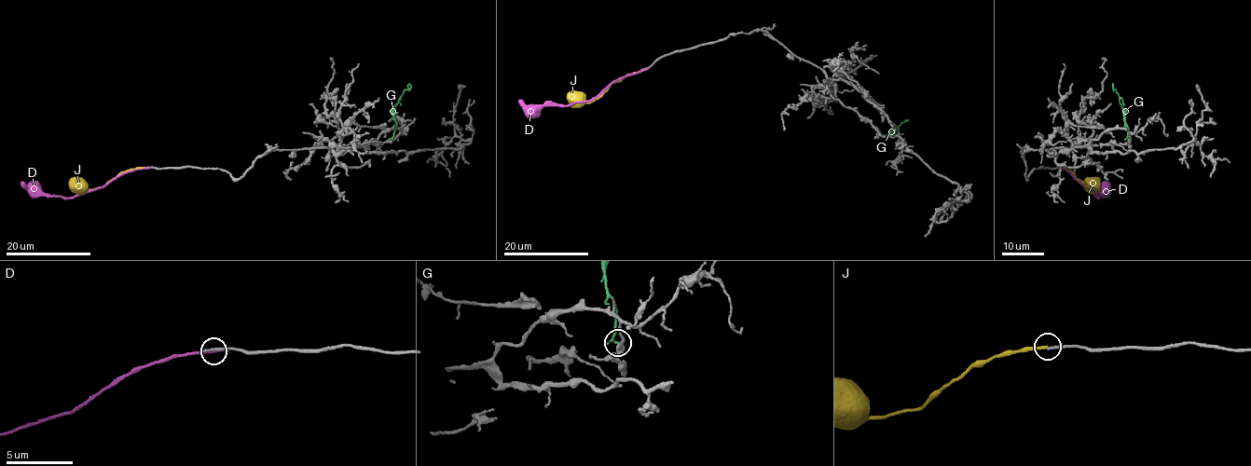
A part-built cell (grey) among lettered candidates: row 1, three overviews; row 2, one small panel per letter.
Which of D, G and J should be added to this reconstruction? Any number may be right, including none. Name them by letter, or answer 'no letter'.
no letter

